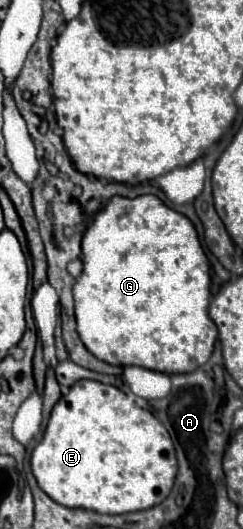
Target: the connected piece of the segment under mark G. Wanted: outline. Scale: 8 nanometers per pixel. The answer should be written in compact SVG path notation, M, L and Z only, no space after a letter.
M139 195L135 199L129 197L111 197L111 201L99 209L99 213L95 213L95 221L87 227L87 233L83 235L81 241L81 261L83 261L83 273L77 279L77 283L73 285L74 313L76 319L76 331L83 341L83 345L101 361L107 361L111 365L139 365L145 369L153 369L153 371L161 371L161 373L191 373L197 367L201 367L203 363L207 363L207 359L213 353L215 341L217 341L217 325L211 321L209 317L209 297L211 297L211 275L209 275L209 261L207 255L199 243L199 235L193 227L193 223L189 221L189 217L185 217L183 213L167 207L157 195Z

